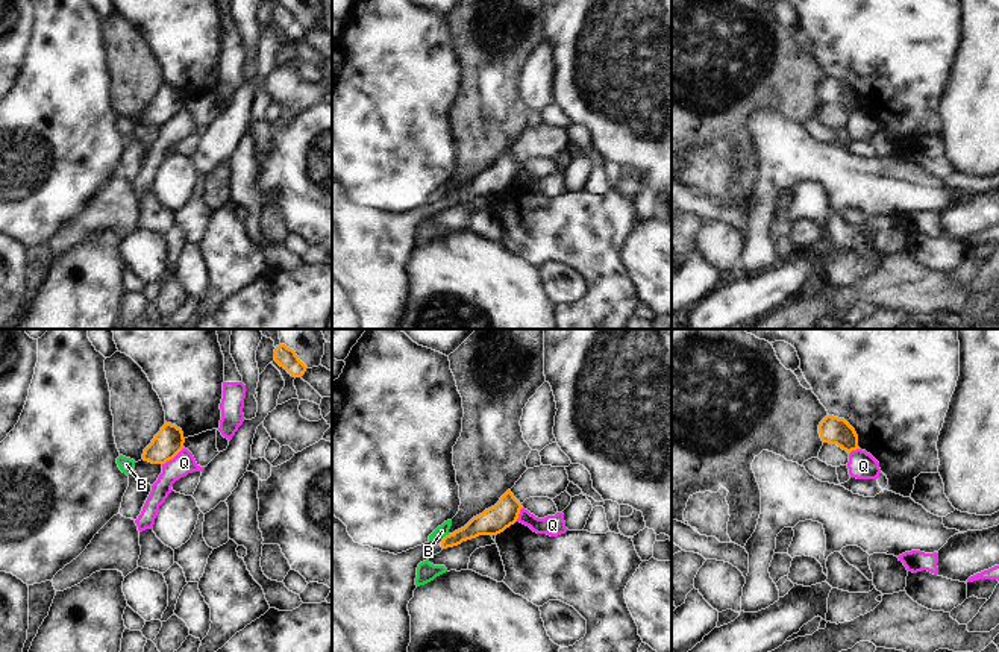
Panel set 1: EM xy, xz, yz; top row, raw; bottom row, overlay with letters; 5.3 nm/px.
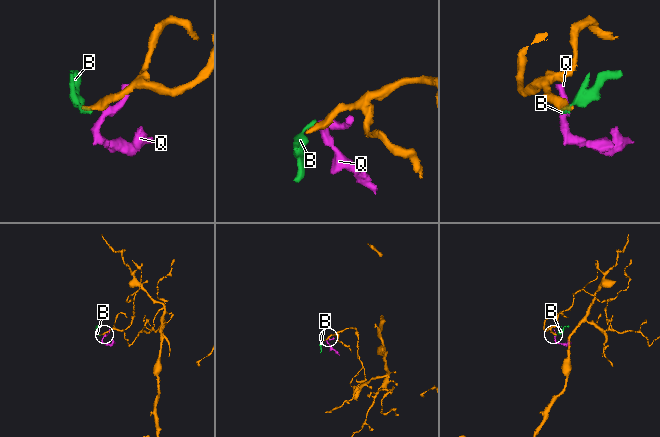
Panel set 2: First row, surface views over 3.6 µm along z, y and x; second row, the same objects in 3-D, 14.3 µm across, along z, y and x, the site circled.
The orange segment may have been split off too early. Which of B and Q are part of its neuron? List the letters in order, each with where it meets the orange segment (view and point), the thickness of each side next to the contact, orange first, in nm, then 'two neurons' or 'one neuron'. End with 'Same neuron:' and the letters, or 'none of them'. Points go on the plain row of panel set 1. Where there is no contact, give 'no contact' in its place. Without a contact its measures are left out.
B: xz (446, 196) | 140/60 nm | two neurons
Q: xy (173, 117) | 160/120 nm | two neurons
Same neuron: none of them

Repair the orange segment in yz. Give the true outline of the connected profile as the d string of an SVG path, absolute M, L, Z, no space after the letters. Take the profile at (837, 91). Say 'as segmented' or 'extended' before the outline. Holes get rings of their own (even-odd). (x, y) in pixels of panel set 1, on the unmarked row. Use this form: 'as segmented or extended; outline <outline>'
as segmented; outline M826 76L819 85L819 94L823 103L837 105L847 114L860 109L855 89L844 79Z

